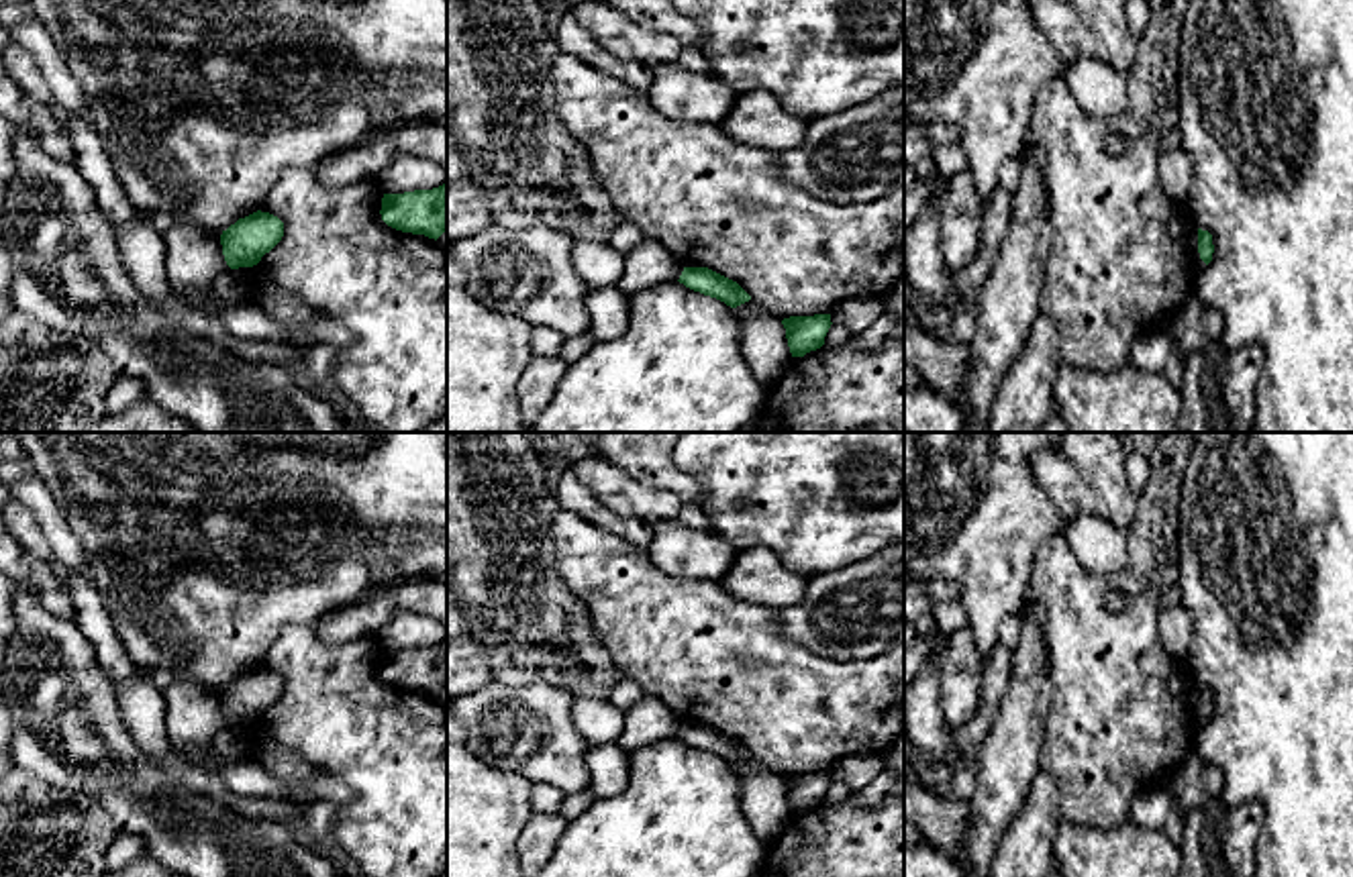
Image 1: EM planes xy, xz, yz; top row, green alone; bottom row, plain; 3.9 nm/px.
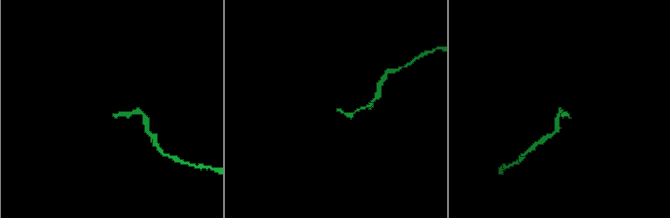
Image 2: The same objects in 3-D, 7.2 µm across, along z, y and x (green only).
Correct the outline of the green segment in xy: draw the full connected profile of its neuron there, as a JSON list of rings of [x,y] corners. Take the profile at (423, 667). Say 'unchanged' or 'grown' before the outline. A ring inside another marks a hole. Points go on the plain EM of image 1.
unchanged; [[[447,642],[384,651],[380,671],[396,687],[437,698],[447,687]]]

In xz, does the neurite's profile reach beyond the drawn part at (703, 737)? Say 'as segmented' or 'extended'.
as segmented

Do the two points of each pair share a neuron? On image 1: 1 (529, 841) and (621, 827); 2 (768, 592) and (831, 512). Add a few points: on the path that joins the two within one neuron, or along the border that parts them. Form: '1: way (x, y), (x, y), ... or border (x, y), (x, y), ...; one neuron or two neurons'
1: border (568, 820), (549, 855); two neurons
2: border (741, 551), (766, 547), (786, 568), (807, 578); two neurons

